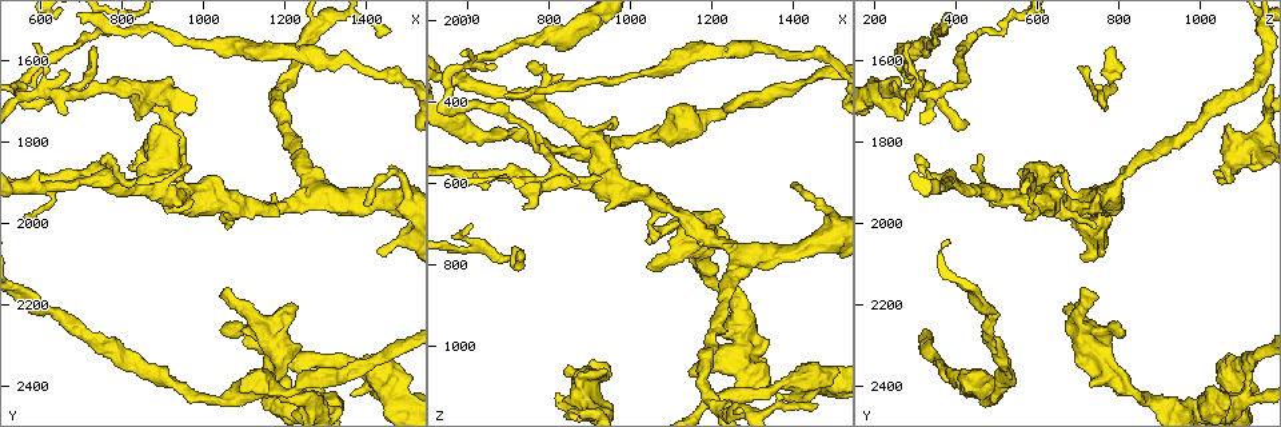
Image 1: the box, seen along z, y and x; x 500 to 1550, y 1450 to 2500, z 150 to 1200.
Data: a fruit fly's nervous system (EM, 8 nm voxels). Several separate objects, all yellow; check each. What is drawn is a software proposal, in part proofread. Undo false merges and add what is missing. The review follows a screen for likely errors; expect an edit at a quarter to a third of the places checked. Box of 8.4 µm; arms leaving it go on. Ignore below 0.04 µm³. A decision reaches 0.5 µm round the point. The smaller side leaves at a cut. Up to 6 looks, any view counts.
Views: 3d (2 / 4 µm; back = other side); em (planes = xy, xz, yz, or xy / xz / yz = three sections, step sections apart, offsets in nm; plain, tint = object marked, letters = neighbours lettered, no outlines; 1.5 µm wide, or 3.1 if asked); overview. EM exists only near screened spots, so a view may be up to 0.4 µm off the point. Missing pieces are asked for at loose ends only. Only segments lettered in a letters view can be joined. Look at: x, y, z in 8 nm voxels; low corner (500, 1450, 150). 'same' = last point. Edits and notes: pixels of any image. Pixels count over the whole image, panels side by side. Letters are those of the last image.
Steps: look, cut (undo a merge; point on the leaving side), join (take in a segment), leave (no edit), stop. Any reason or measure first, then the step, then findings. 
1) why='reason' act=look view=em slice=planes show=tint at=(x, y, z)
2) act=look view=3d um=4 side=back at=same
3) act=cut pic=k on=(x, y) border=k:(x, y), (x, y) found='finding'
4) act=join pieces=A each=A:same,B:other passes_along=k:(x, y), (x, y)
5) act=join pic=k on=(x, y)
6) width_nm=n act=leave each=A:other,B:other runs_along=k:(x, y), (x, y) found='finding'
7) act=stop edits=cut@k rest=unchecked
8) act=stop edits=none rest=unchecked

why='thin end' act=look view=em slice=planes show=letters at=(940, 1825, 460)

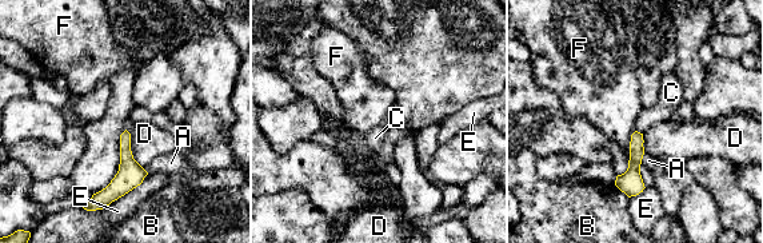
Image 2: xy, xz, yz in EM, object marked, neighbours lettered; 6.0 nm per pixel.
longest_contact=F:440nm act=leave each=A:other,B:other,C:other,D:other,E:other,F:other border=2:(126, 128), (119, 170), (94, 194) found='none of them fits'

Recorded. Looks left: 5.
why='a narrow waist' act=look view=em slice=planes show=tint at=(995, 1565, 325)

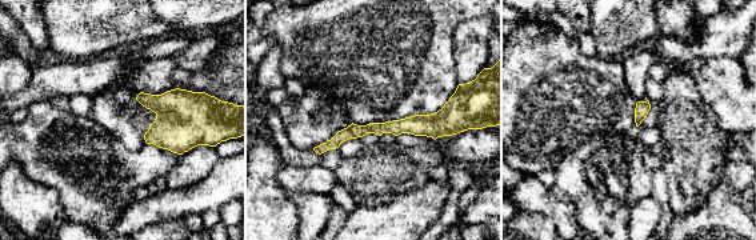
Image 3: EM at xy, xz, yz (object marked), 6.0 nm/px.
act=look view=em slice=planes show=letters at=same

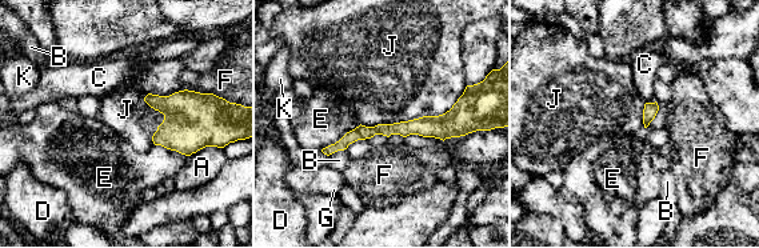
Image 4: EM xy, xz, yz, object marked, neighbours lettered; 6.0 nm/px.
longest_contact=J:550nm act=leave each=A:other,B:other,C:other,D:other,E:other,F:other,G:other,J:other,K:other runs_along=4:(435, 119), (327, 151) found='one neuron here'

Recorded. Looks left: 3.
act=look view=em slice=planes show=plain at=(750, 1850, 305)

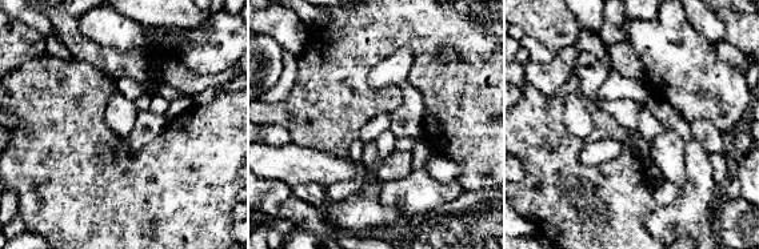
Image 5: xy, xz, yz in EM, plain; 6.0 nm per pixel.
act=look view=em slice=planes show=tint at=same

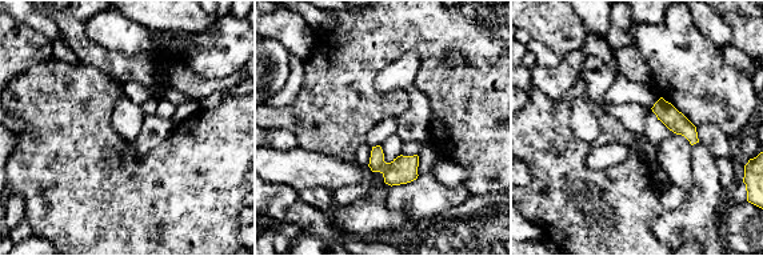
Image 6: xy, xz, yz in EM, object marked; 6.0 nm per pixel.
act=look view=em slice=planes show=letters at=same

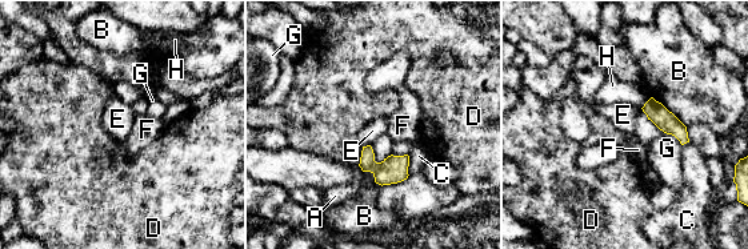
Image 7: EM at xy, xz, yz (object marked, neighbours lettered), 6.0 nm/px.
act=leave each=A:other,B:other,C:other,D:other,E:other,F:other,G:other,H:other border=7:(370, 144), (363, 147) found='no lettered segment goes on from it'

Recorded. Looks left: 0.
act=stop edits=none rest=unchecked

